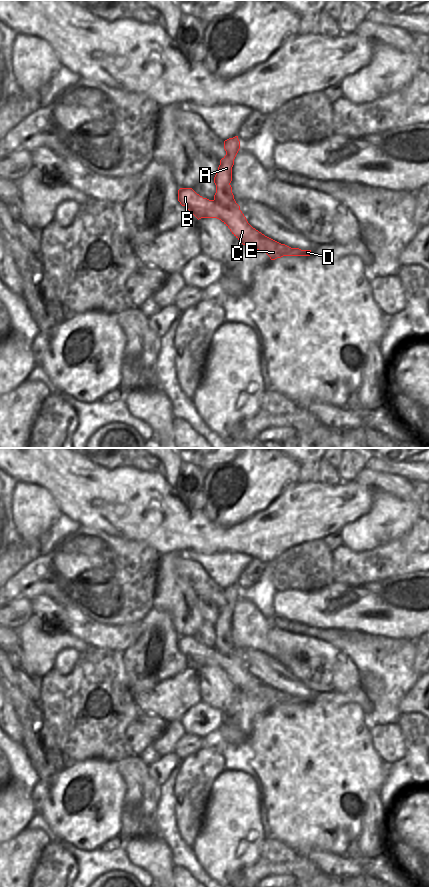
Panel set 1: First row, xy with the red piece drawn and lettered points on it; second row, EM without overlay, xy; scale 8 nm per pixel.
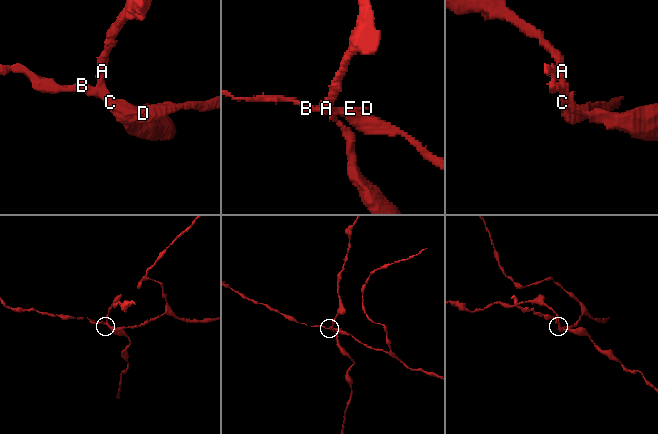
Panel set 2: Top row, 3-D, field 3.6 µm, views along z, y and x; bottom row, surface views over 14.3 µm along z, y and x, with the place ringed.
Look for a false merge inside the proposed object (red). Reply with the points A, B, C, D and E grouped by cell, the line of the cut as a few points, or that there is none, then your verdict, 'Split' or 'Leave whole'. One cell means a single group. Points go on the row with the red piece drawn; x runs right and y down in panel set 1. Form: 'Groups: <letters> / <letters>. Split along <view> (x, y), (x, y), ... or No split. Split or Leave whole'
Groups: A / B C D E. Split along xy (214, 199), (223, 207), (239, 210). Split.

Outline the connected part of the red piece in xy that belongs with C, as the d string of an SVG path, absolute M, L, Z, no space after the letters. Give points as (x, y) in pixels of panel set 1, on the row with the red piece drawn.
M180 188L178 201L198 220L201 218L221 220L243 245L265 252L271 260L283 256L310 256L311 250L291 248L265 236L248 223L241 210L223 208L215 200L203 198L192 188Z

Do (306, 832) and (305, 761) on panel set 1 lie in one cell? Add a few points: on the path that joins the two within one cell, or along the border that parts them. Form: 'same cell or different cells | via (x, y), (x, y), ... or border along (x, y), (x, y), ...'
same cell | via (306, 814), (306, 779)

